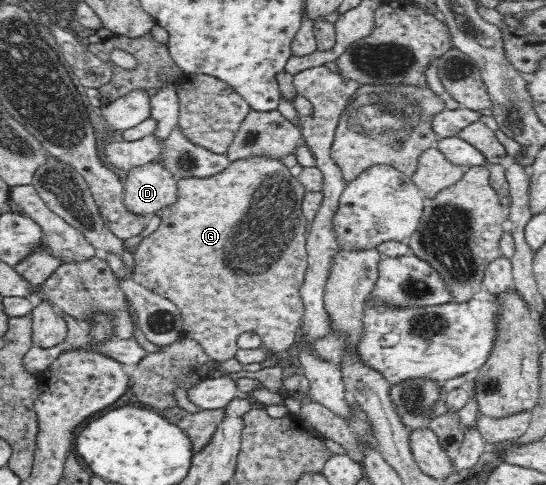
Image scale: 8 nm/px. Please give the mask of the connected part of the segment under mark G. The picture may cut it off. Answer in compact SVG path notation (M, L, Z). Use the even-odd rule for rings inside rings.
M254 157L248 160L237 160L230 163L226 170L215 174L210 178L185 178L177 182L178 196L176 202L162 209L160 212L161 222L157 229L138 244L133 258L135 270L131 274L138 284L150 289L150 291L171 300L180 309L182 317L182 338L194 339L202 346L206 355L215 362L226 362L232 359L239 350L237 338L243 333L256 333L261 337L263 348L277 357L289 351L292 344L296 342L296 332L300 327L300 318L304 313L304 305L300 298L300 287L304 280L308 266L306 252L306 220L302 212L302 200L306 190L298 178L290 174L282 161L266 159L266 157Z

